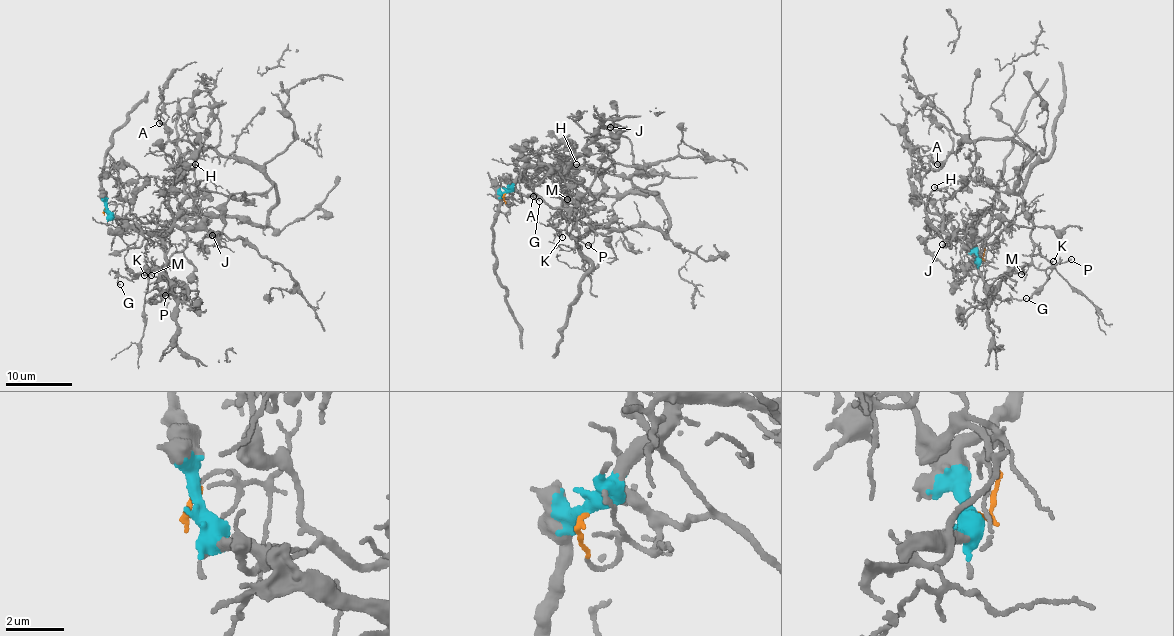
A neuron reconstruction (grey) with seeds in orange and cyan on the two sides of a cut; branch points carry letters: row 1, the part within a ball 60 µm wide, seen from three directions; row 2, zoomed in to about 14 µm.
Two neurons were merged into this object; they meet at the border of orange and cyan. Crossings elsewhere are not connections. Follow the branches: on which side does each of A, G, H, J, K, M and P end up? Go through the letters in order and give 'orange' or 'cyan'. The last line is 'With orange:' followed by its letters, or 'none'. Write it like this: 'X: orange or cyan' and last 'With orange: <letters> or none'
A: orange
G: orange
H: cyan
J: cyan
K: orange
M: orange
P: orange
With orange: A, G, K, M, P

